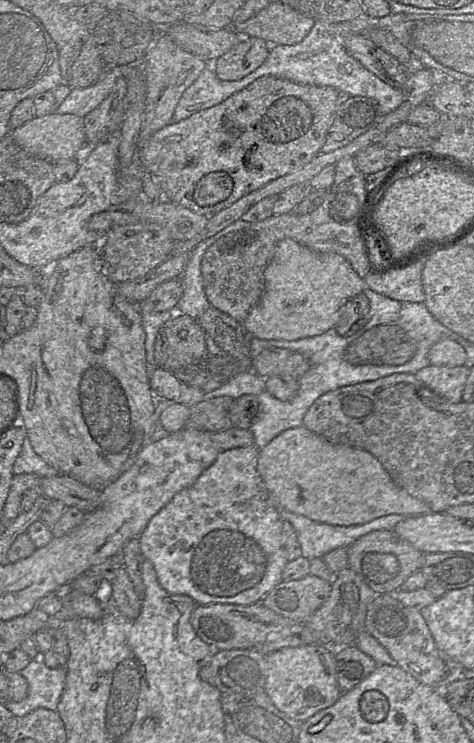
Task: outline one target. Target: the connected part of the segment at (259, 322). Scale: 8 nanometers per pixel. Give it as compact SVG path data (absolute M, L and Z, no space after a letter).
M290 238L277 244L264 277L263 296L242 323L251 337L264 340L292 341L323 334L334 328L341 307L366 288L343 256L313 251Z

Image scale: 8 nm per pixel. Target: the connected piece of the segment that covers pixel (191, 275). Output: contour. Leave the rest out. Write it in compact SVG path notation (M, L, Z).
M238 220L213 237L201 242L190 254L188 263L179 278L183 294L176 307L176 312L184 315L188 315L193 319L196 319L210 307L210 303L207 300L203 287L203 276L201 271L202 259L207 250L220 238L241 230L250 225L249 223Z

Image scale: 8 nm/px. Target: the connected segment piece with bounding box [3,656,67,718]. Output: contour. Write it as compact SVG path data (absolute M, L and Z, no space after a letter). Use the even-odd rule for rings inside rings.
M38 656L19 673L27 681L27 696L20 702L3 701L13 716L21 718L37 708L57 709L66 683L66 667L49 668Z

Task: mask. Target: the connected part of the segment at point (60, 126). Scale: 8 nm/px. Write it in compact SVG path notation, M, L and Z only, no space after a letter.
M52 114L43 117L33 117L22 126L11 130L9 135L20 147L53 164L74 158L78 162L76 152L85 143L83 117L72 114Z

